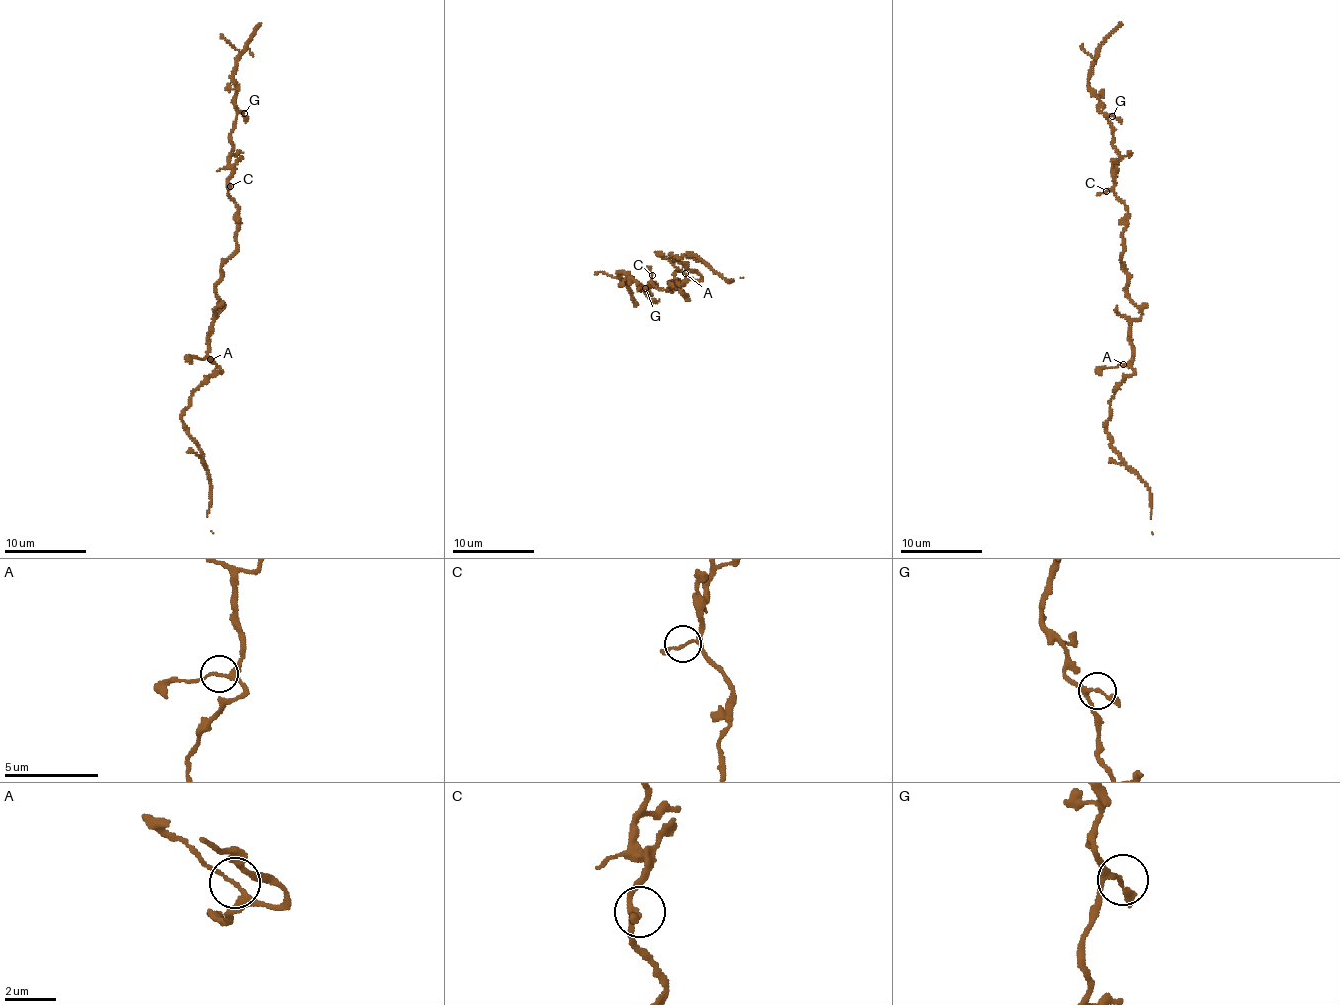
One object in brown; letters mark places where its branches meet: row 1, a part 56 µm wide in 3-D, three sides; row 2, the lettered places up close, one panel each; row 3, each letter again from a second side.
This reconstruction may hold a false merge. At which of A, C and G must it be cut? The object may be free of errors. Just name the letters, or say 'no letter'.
no letter

